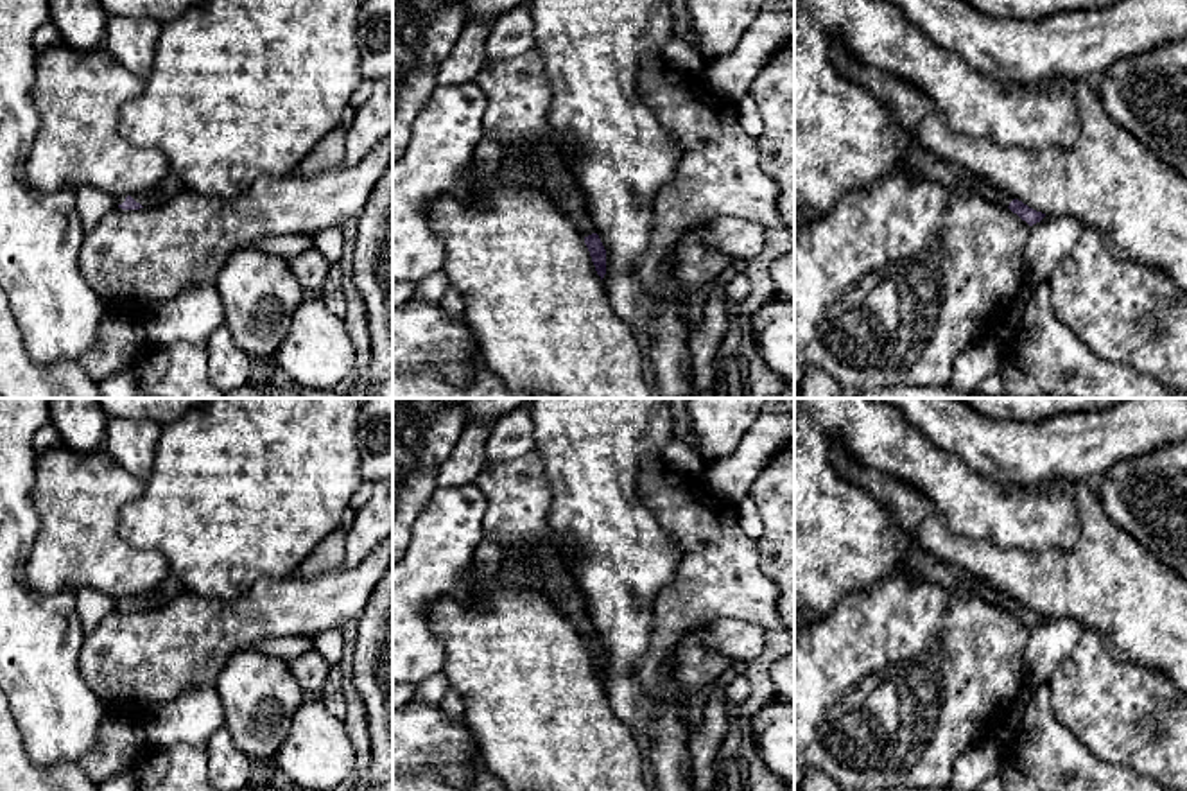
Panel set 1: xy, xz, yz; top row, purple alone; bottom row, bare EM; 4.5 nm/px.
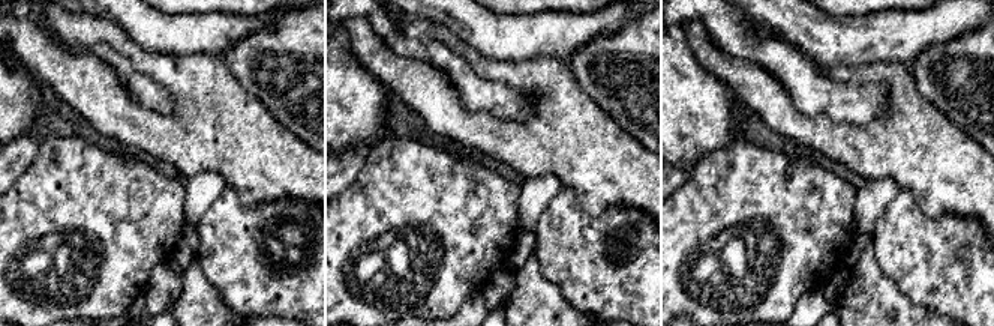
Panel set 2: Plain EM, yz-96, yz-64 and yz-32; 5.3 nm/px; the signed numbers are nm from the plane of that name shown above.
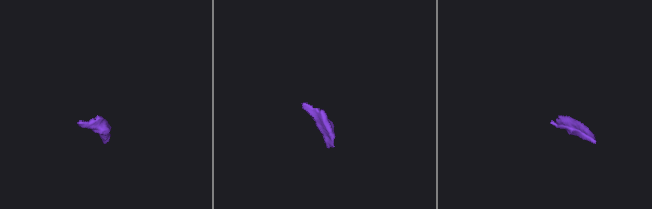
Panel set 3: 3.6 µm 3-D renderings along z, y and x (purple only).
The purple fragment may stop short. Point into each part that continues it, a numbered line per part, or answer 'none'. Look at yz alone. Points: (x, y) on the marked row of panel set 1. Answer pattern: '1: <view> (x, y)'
1: yz (920, 162)

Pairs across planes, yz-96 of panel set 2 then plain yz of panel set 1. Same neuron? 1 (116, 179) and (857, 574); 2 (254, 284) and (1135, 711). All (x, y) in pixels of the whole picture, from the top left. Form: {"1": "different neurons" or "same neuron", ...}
{"1": "different neurons", "2": "same neuron"}

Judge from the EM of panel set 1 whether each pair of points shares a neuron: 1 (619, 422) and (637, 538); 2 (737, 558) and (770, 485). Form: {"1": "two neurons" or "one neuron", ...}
{"1": "one neuron", "2": "two neurons"}

